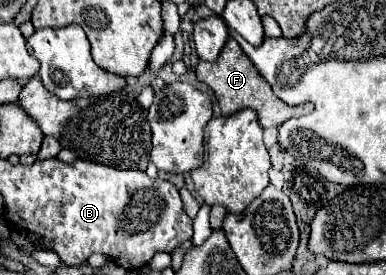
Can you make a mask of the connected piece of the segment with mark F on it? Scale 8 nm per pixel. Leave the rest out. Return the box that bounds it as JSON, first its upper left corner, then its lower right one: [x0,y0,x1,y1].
[195,38,313,128]

